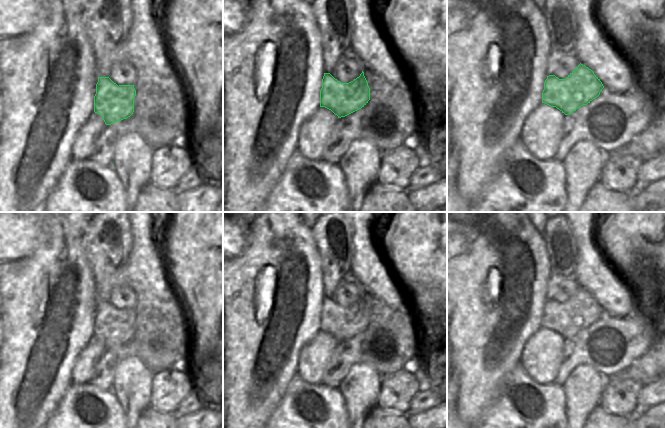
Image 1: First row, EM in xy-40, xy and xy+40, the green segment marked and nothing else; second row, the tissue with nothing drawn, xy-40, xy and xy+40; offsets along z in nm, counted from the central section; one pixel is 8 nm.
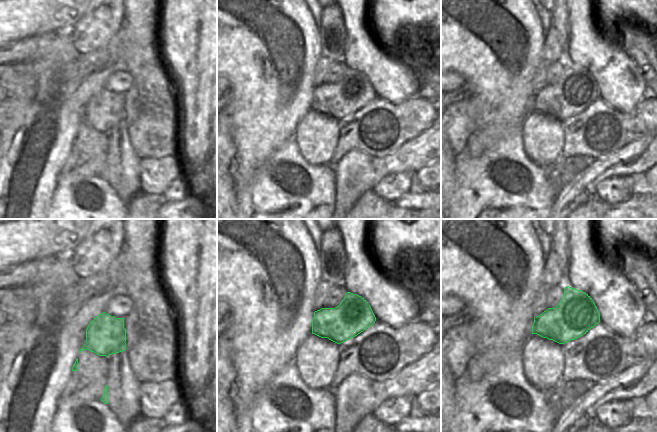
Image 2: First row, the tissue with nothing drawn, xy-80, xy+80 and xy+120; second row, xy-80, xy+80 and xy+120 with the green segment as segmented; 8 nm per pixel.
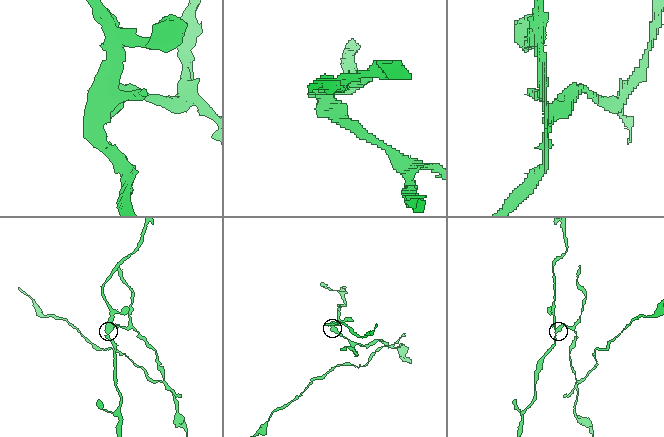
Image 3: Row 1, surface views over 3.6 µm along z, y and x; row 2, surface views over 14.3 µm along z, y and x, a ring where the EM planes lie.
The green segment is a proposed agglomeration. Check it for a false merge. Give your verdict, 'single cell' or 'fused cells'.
fused cells

